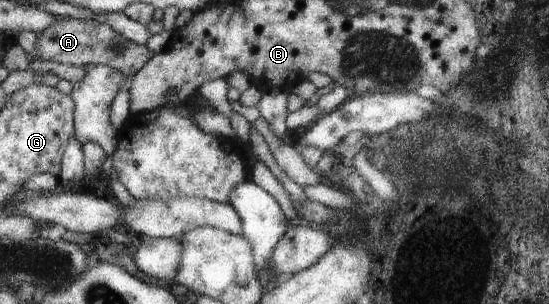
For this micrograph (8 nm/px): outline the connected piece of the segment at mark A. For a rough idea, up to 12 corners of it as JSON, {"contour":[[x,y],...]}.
{"contour":[[60,17],[36,34],[30,61],[107,65],[125,81],[146,45],[92,18]]}

